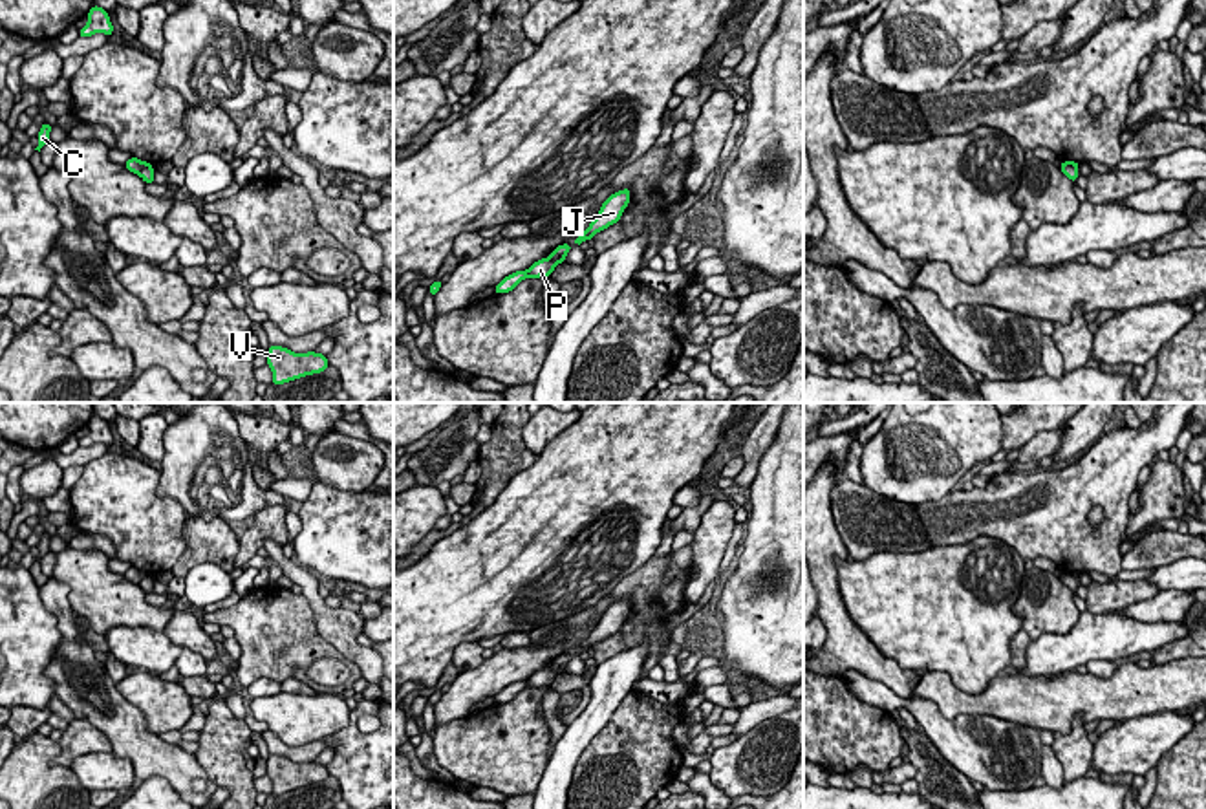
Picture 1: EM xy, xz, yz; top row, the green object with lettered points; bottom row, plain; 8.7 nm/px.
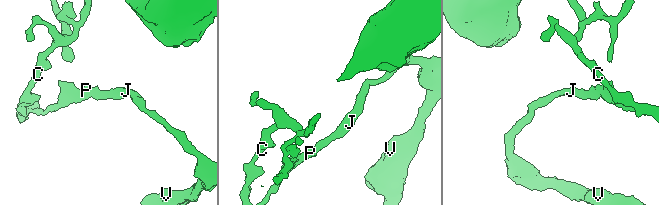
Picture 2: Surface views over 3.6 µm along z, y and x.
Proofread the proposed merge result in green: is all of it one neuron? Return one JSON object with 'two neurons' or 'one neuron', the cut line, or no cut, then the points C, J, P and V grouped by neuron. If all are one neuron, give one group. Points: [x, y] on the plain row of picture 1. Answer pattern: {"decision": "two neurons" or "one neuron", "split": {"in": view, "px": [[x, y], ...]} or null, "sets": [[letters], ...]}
{"decision": "two neurons", "split": {"in": "xy", "px": [[149, 573], [139, 584]]}, "sets": [["C", "P"], ["J", "V"]]}

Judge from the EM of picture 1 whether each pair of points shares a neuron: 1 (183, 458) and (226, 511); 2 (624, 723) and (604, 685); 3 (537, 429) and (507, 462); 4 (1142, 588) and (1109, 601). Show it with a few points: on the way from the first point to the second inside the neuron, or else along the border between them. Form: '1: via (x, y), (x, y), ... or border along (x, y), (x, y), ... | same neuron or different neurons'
1: via (183, 476), (183, 487), (207, 507) | same neuron
2: border along (632, 690), (590, 742) | different neurons
3: border along (526, 421), (522, 442), (537, 454) | different neurons
4: via (1135, 592), (1117, 595) | same neuron

